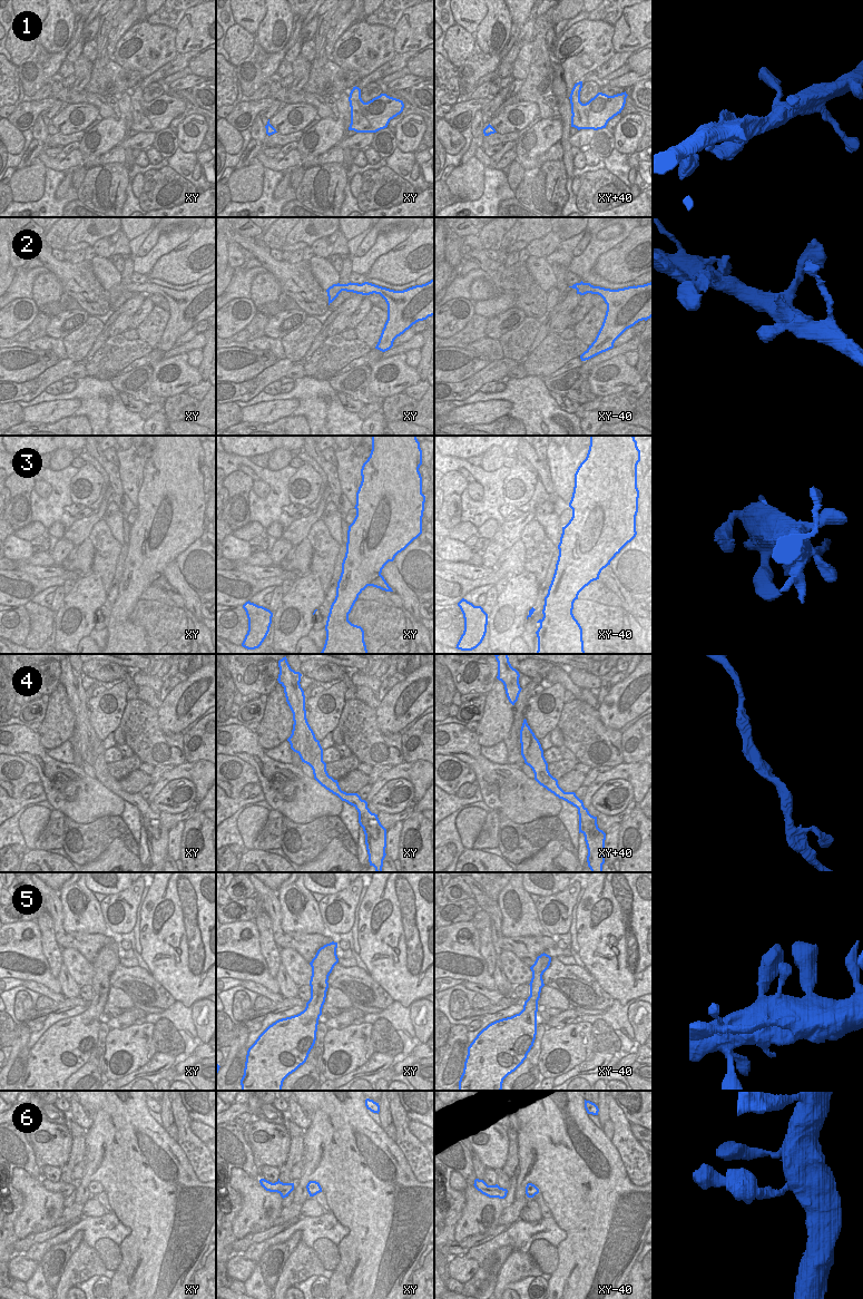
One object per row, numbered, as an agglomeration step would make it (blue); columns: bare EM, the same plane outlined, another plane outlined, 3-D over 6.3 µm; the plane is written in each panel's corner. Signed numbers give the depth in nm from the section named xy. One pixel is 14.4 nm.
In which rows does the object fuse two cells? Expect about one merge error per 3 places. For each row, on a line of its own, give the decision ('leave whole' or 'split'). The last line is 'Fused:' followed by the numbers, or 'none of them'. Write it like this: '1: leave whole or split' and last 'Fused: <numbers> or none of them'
1: leave whole
2: leave whole
3: split
4: leave whole
5: leave whole
6: leave whole
Fused: 3

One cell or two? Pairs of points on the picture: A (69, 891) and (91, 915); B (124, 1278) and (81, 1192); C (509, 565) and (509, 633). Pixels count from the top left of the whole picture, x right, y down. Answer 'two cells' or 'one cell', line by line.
A: one cell
B: one cell
C: two cells

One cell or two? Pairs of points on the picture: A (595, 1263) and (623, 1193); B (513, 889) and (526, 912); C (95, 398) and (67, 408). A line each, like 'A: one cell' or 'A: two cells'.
A: one cell
B: one cell
C: two cells

